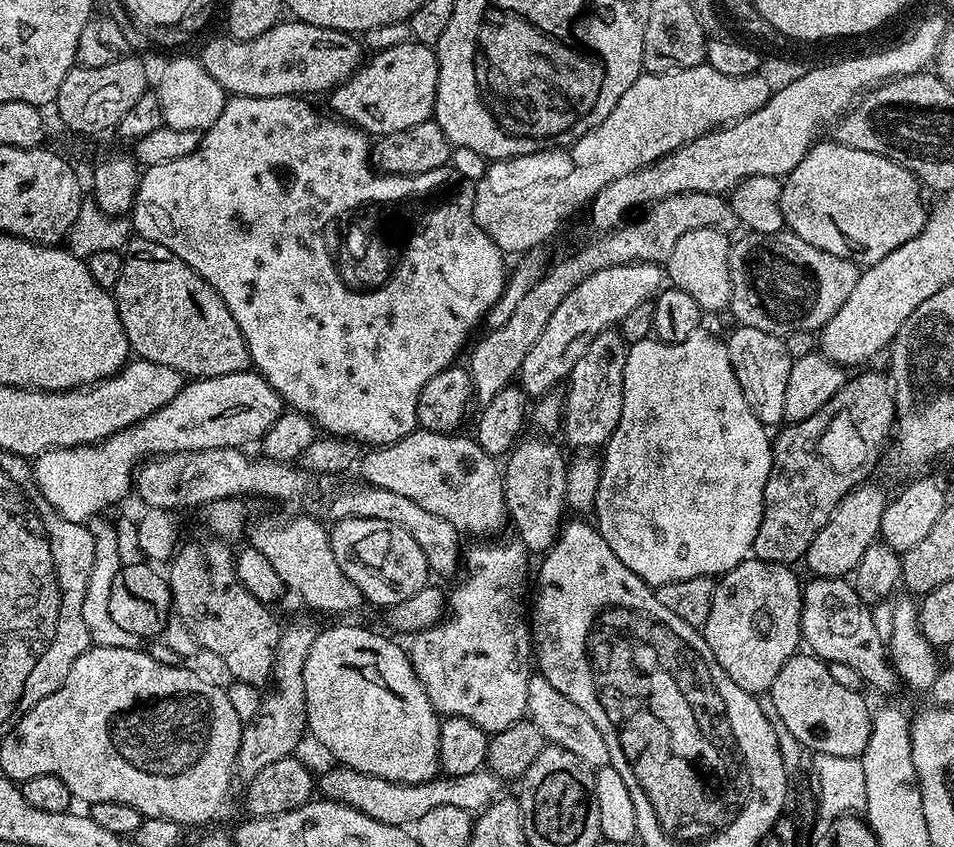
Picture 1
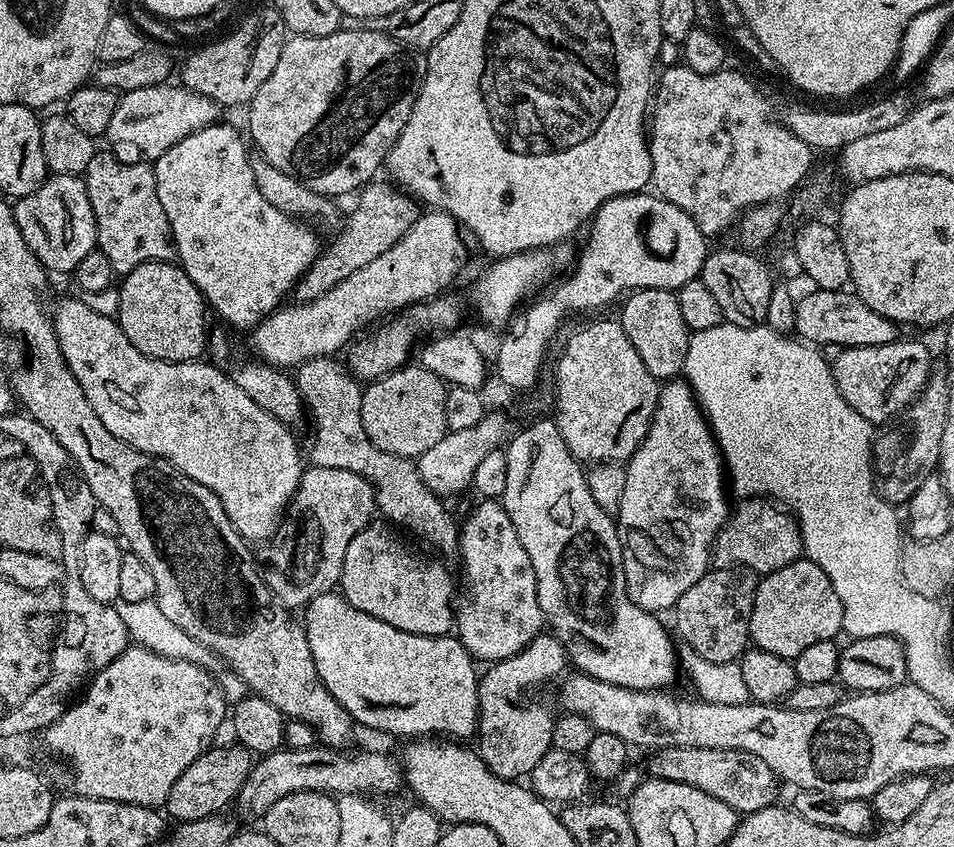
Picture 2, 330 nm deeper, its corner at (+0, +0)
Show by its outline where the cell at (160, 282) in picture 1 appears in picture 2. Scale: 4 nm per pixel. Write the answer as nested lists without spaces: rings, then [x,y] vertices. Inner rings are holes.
[[[166,260],[142,262],[119,281],[122,334],[139,352],[155,360],[200,360],[210,344],[209,309],[203,294],[179,263]]]

